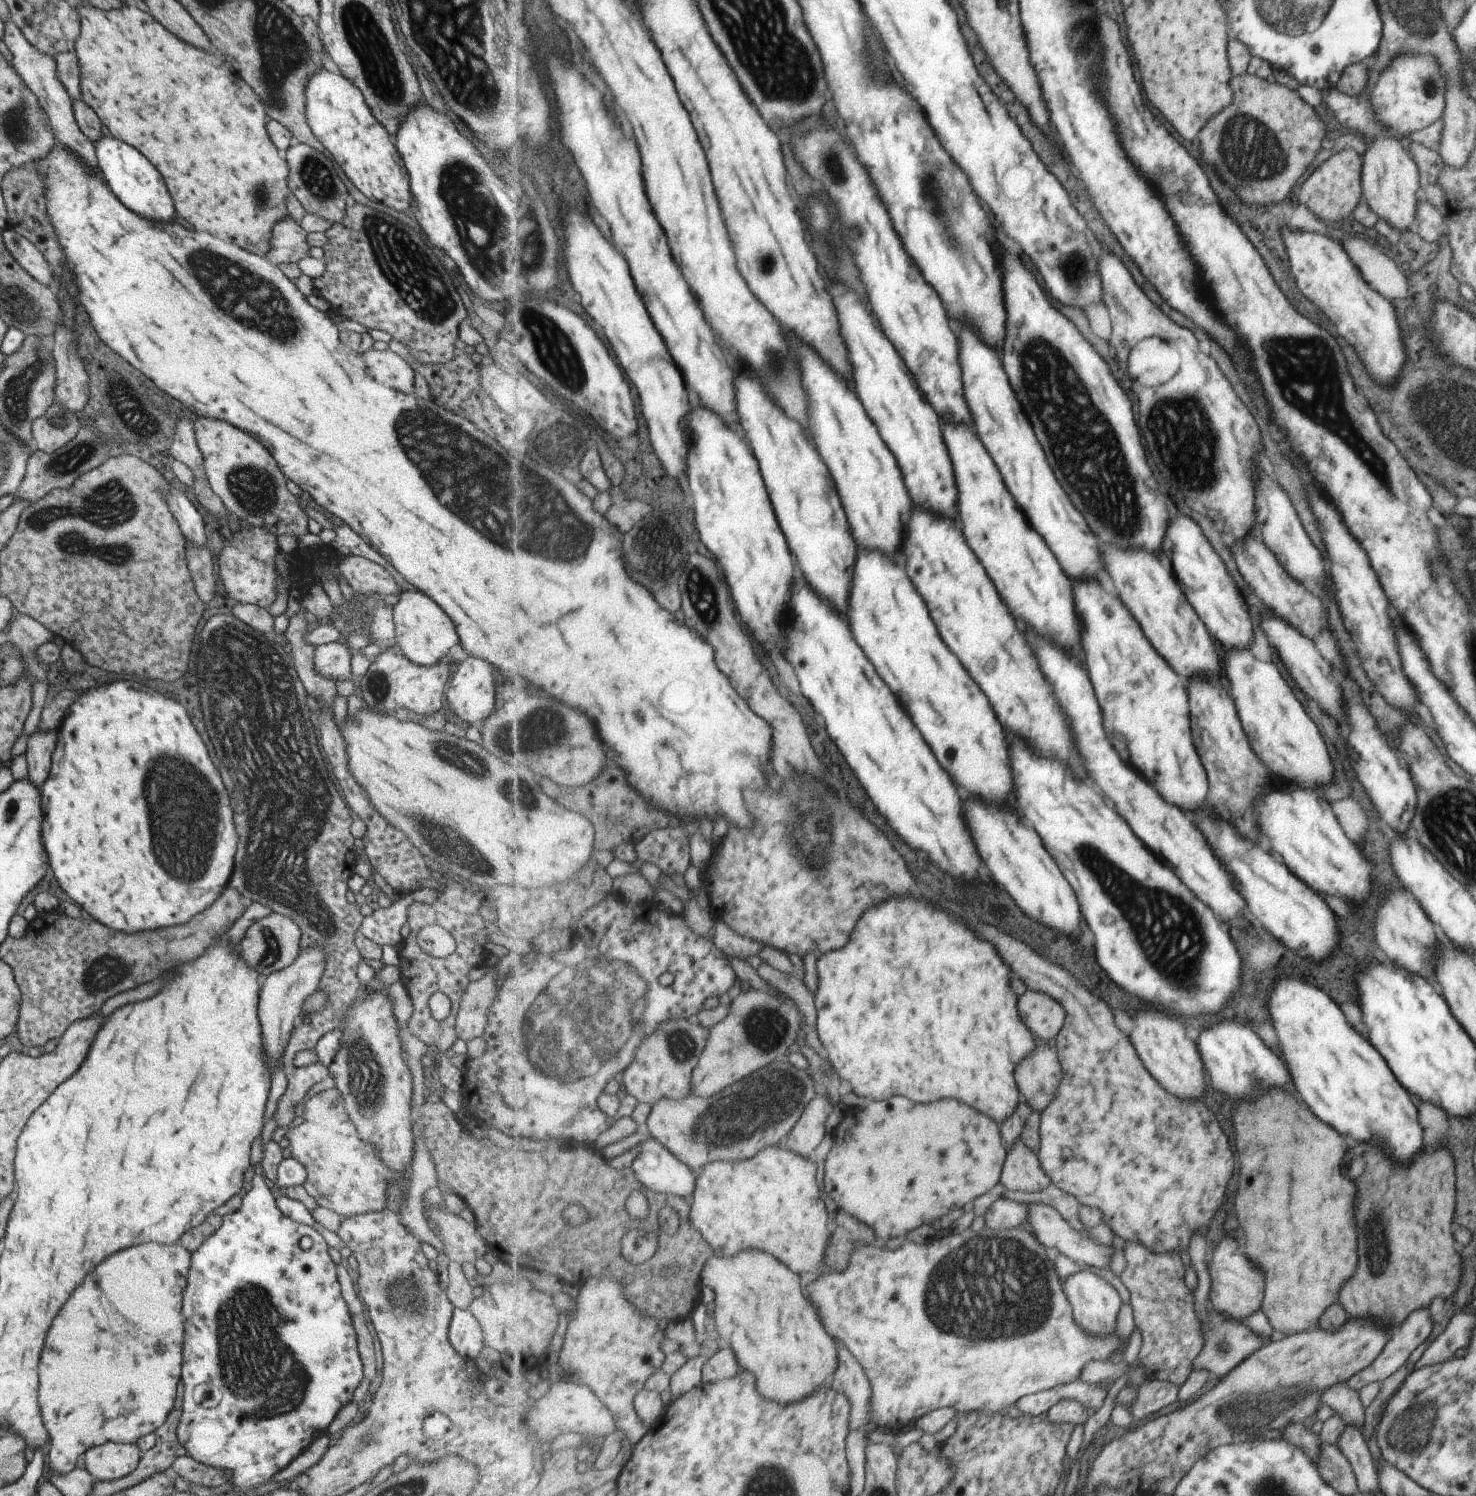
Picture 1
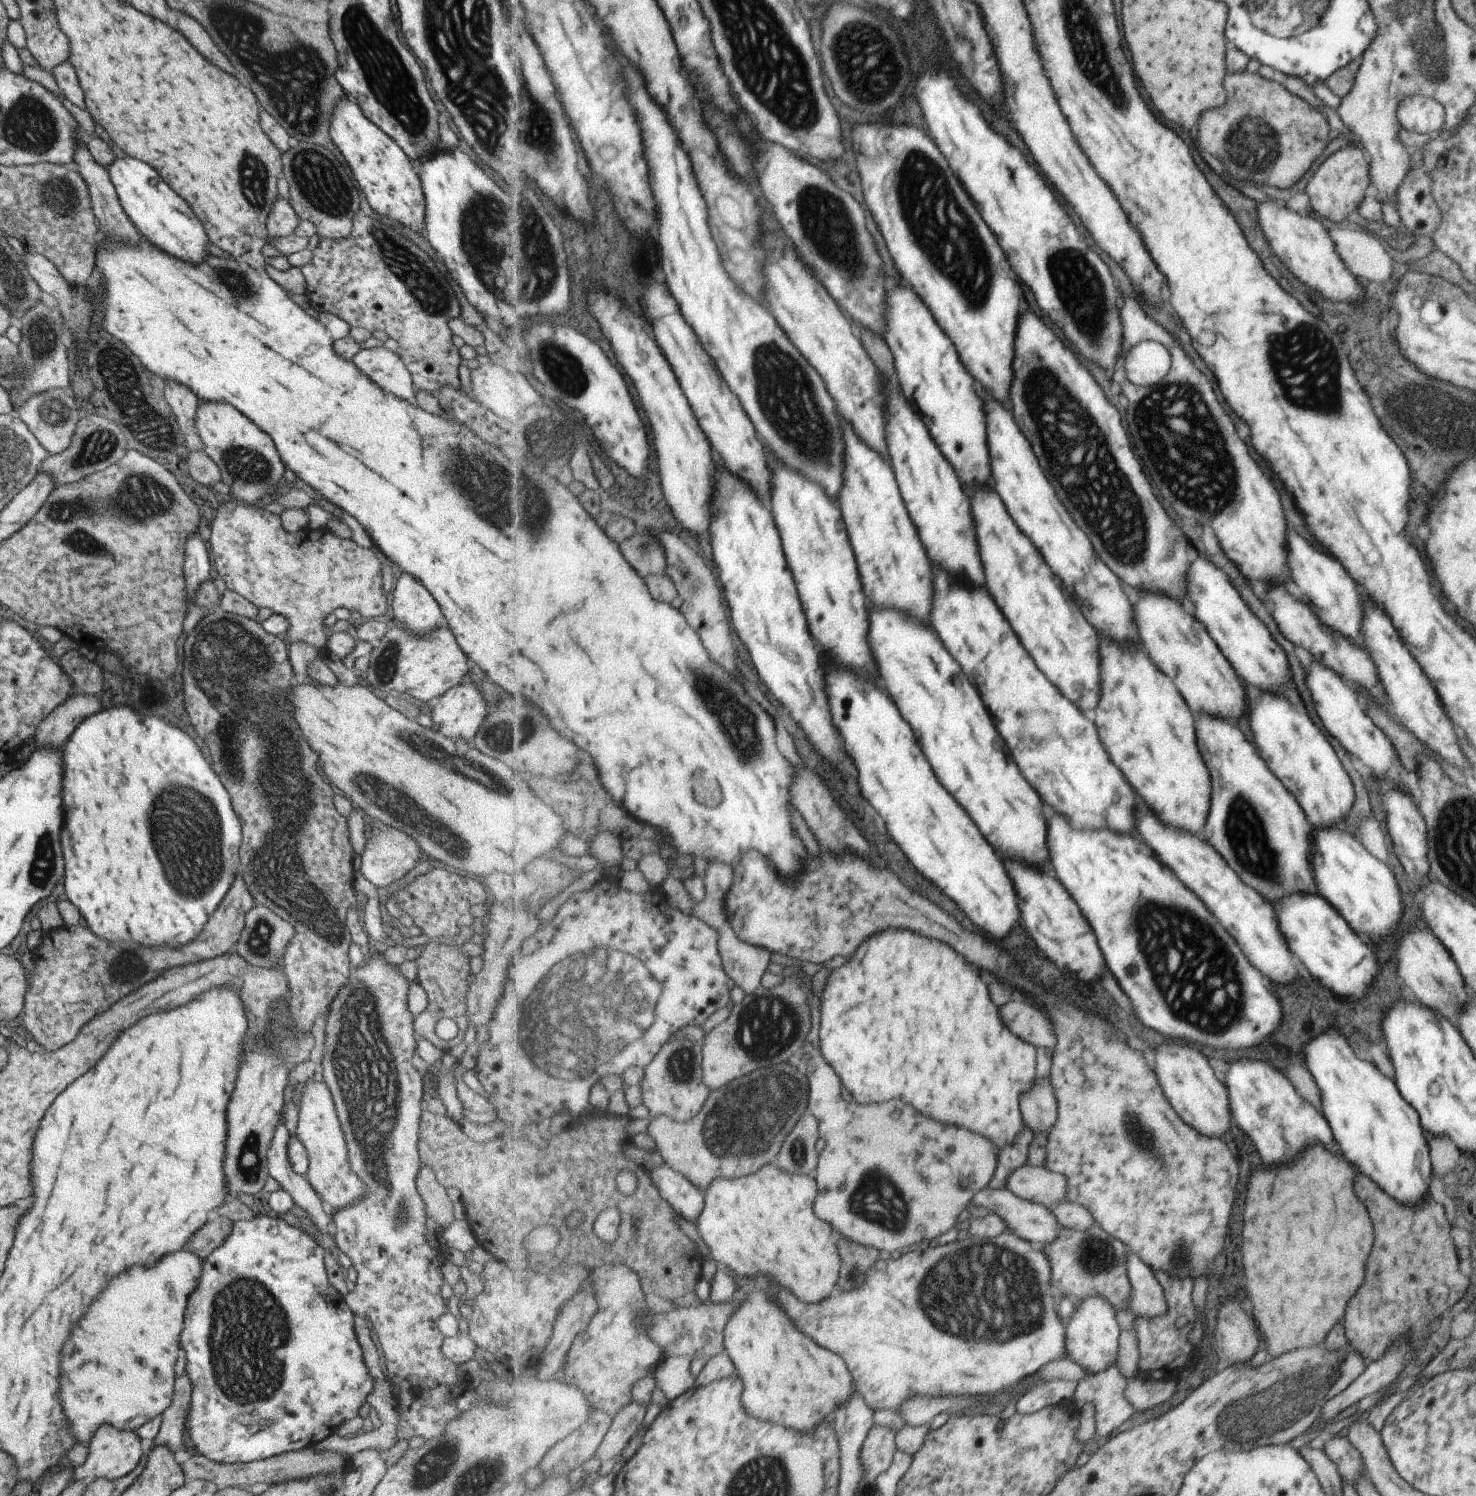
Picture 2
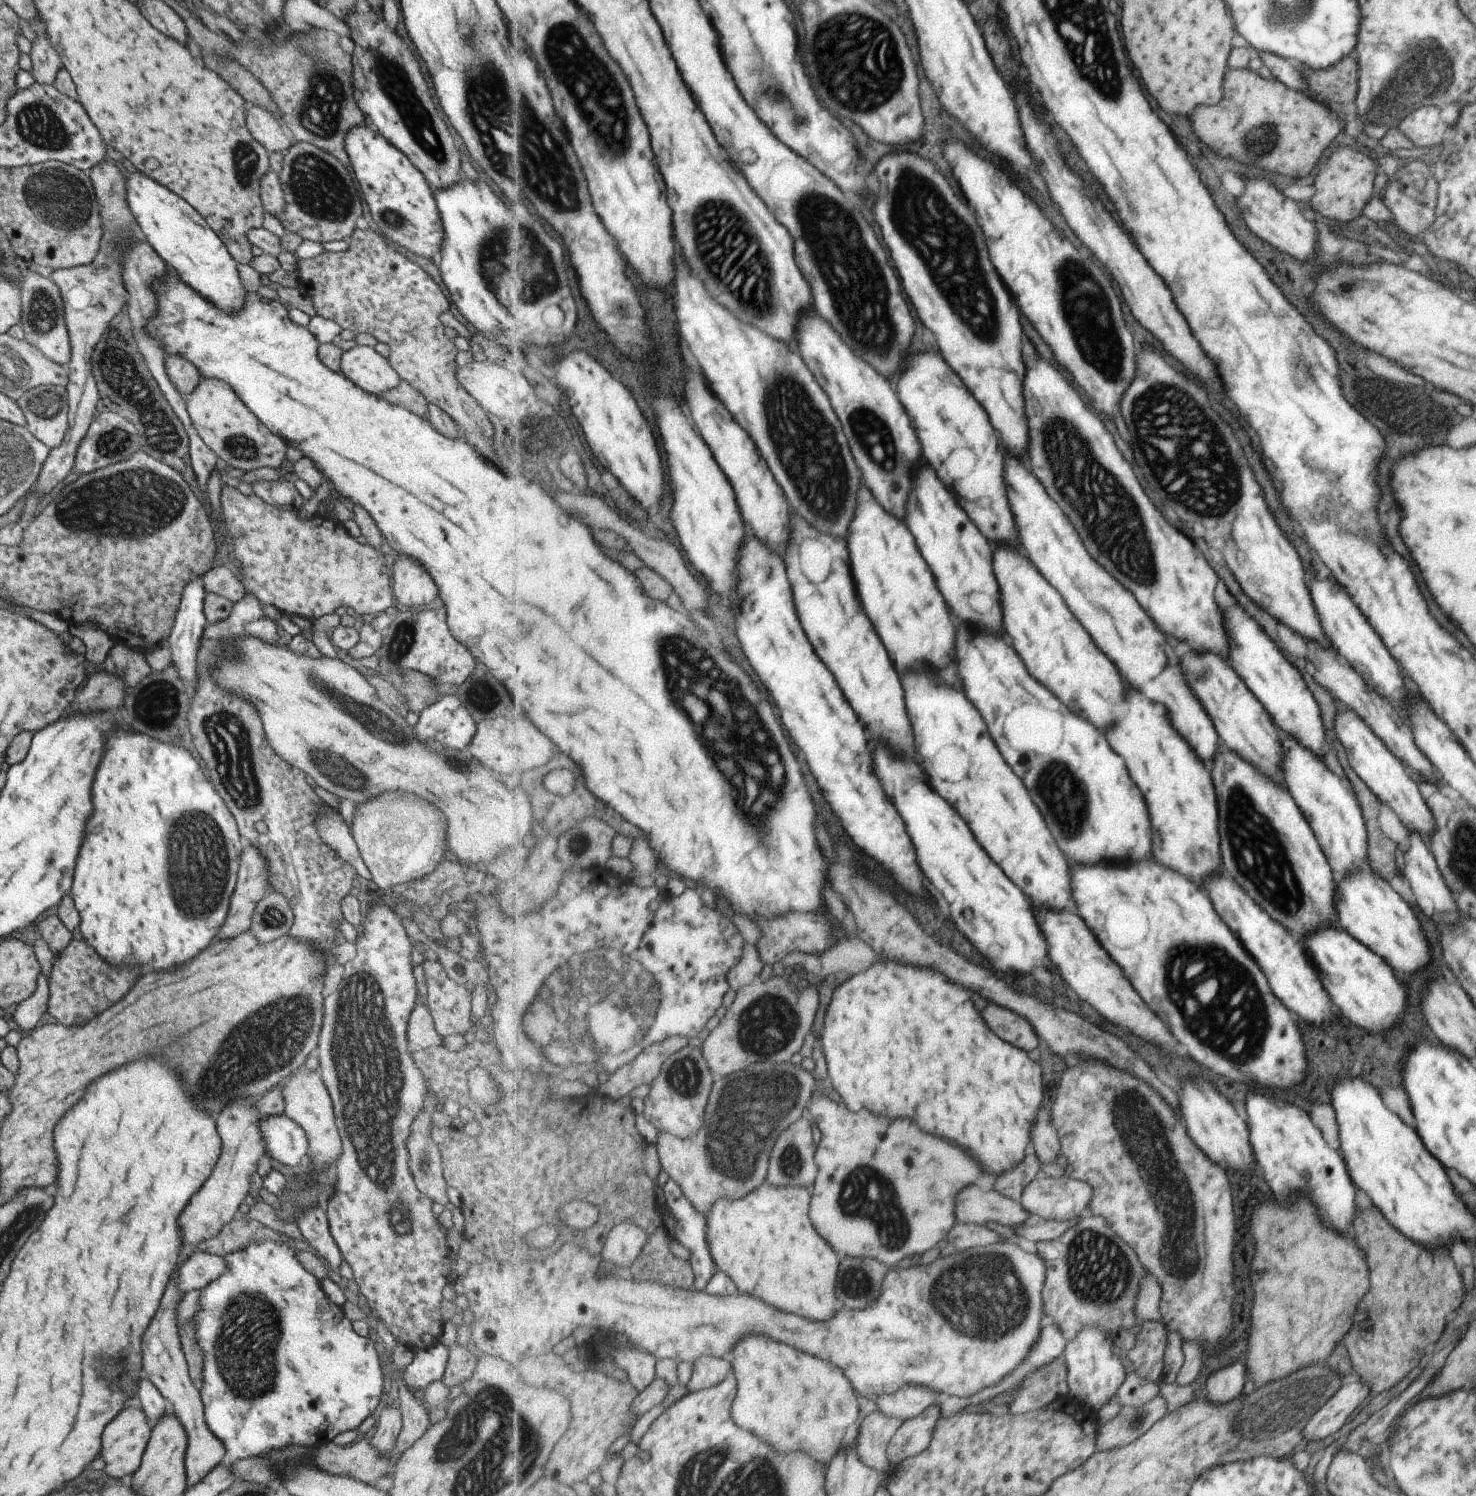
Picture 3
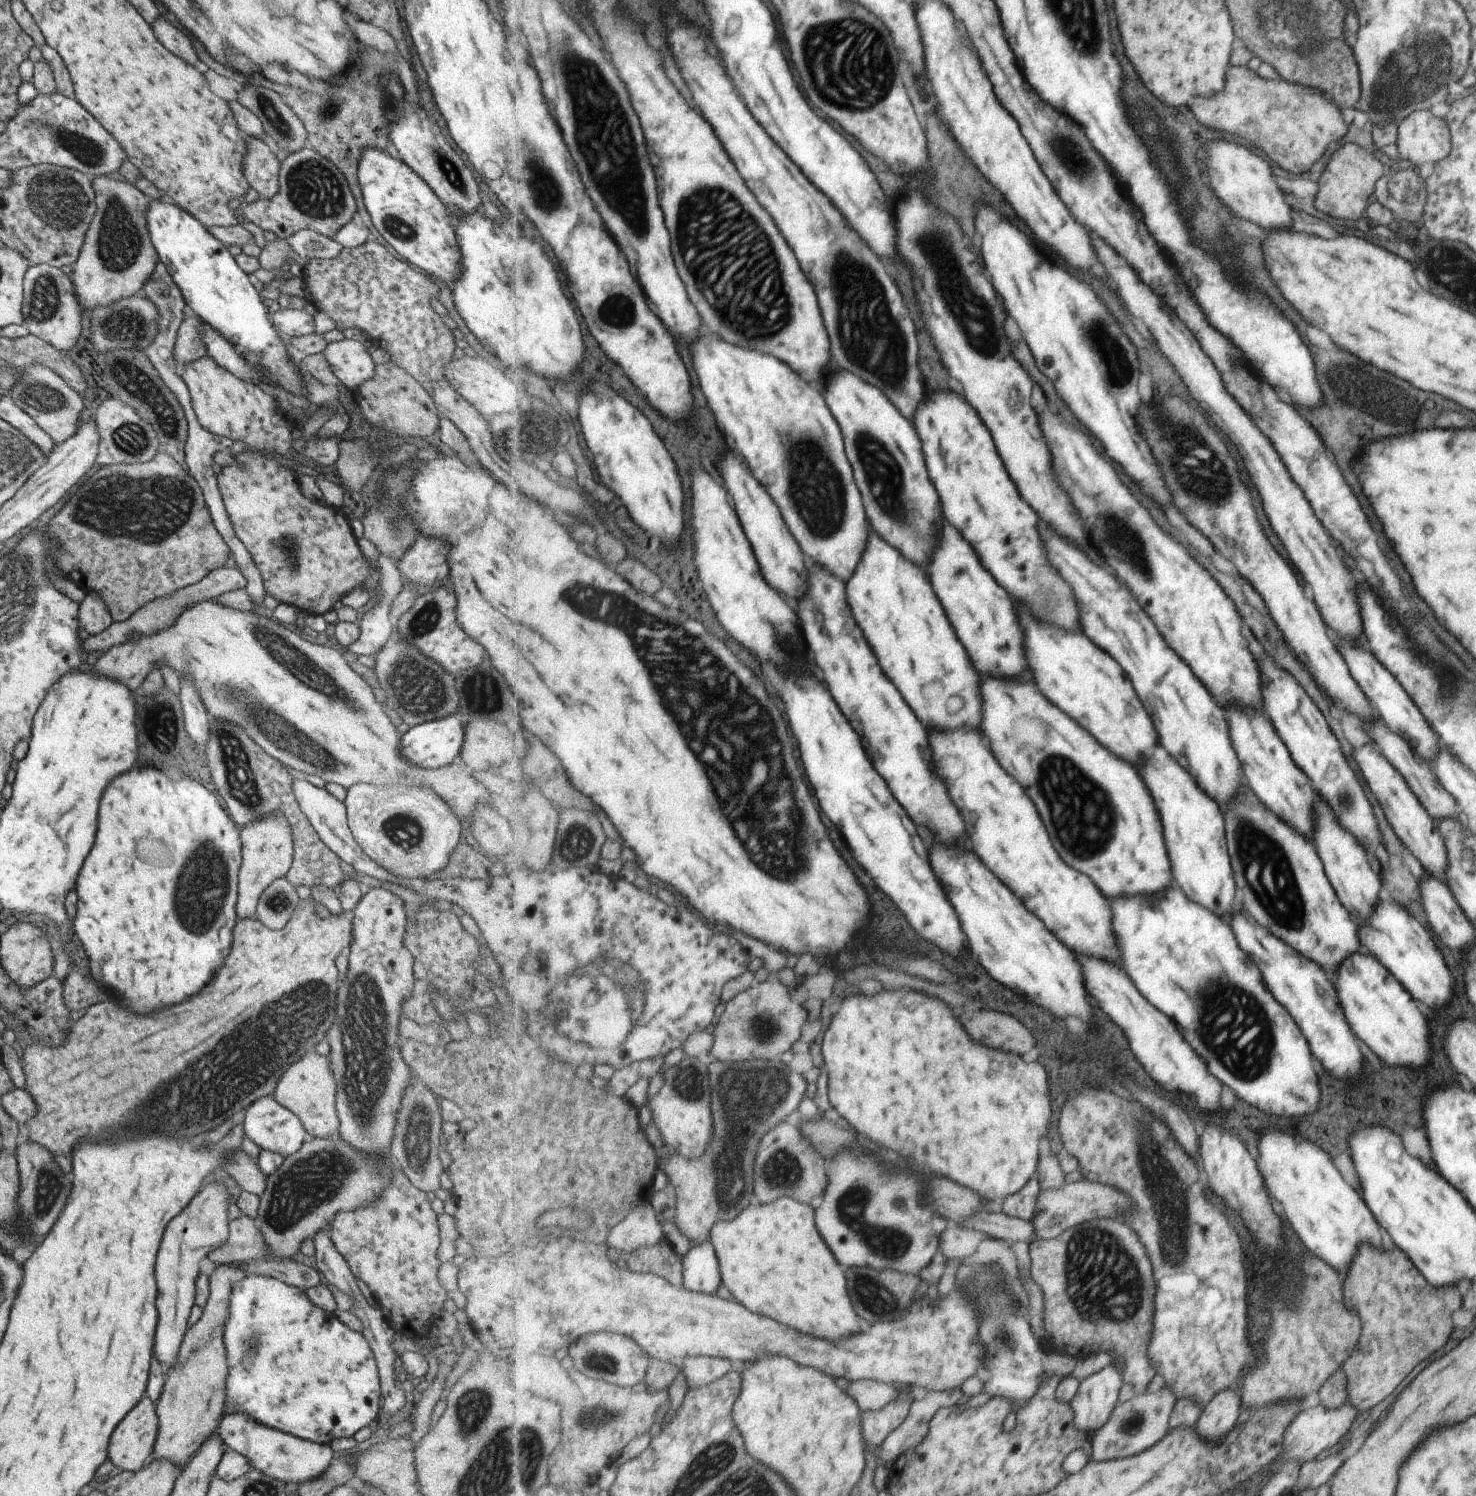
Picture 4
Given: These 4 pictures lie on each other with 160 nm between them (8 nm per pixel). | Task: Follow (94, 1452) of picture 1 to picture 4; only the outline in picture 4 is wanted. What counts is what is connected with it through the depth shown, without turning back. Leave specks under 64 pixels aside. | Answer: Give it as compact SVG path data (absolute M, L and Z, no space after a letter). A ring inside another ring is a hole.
M144 1395L115 1426L106 1456L115 1468L135 1472L150 1458L158 1431L152 1400Z

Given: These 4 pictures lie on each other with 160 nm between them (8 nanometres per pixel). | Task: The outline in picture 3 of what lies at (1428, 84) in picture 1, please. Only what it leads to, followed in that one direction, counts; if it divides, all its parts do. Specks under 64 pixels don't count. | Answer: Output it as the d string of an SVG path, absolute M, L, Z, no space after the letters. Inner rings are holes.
M1421 106L1399 124L1397 130L1405 141L1424 151L1441 143L1445 122L1439 120L1439 110L1433 106Z

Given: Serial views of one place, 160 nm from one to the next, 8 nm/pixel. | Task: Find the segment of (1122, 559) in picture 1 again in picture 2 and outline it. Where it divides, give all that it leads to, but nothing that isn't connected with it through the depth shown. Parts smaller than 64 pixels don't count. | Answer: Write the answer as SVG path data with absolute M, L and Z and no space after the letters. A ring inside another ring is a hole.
M1163 594L1147 596L1139 604L1139 630L1141 642L1155 658L1155 664L1179 686L1179 694L1187 698L1187 706L1195 714L1207 714L1223 720L1237 720L1245 712L1245 692L1241 680L1221 656L1207 632L1185 612L1177 602L1171 602Z

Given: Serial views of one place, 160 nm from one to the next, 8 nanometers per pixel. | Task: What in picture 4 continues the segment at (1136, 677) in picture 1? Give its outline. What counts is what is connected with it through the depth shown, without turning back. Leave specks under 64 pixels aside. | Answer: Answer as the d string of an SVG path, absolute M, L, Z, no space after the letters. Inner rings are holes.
M1159 746L1151 752L1147 770L1141 770L1147 786L1159 802L1163 826L1167 830L1167 848L1171 850L1171 862L1175 862L1174 884L1191 902L1210 910L1225 923L1233 912L1234 872L1229 866L1230 853L1225 846L1221 812L1213 800L1209 800L1191 780L1191 776L1171 758L1171 754Z

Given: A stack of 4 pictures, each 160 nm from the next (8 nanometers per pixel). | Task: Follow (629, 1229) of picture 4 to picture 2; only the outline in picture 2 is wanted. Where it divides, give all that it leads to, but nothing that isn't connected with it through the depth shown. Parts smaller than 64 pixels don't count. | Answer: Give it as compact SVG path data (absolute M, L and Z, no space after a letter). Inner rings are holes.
M615 1265L606 1273L594 1271L591 1279L597 1298L597 1313L593 1316L589 1328L575 1338L575 1343L567 1354L564 1378L566 1384L577 1386L585 1392L593 1410L607 1410L614 1419L633 1401L632 1391L639 1380L653 1374L657 1365L665 1359L665 1349L649 1338L643 1318L647 1318L652 1309L647 1306L643 1286L633 1270L624 1265Z

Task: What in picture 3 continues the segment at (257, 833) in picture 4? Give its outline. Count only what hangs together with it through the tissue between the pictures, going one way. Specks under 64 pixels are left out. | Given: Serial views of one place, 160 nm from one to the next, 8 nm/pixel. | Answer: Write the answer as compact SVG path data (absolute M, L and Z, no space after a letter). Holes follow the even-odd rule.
M244 844L225 921L214 940L231 940L247 931L255 904L268 892L265 856L255 846Z

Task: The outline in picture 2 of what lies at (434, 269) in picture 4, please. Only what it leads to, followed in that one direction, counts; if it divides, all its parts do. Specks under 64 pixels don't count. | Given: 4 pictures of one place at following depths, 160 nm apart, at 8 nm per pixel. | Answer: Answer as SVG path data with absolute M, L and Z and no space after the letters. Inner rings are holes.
M342 97L335 102L331 124L327 126L331 144L342 155L341 160L357 182L367 203L387 220L399 222L405 228L423 235L423 214L425 202L417 174L413 171L409 159L403 150L383 134L374 123L371 123L361 112L361 108L349 97Z

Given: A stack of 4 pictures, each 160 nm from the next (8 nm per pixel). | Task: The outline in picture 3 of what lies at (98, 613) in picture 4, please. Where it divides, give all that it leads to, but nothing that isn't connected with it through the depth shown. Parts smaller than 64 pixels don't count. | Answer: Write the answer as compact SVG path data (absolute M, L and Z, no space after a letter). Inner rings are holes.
M85 622L79 626L68 626L68 632L85 646L85 653L82 656L90 665L101 665L105 654L115 644L109 640L108 634L101 628L97 628L94 622Z

